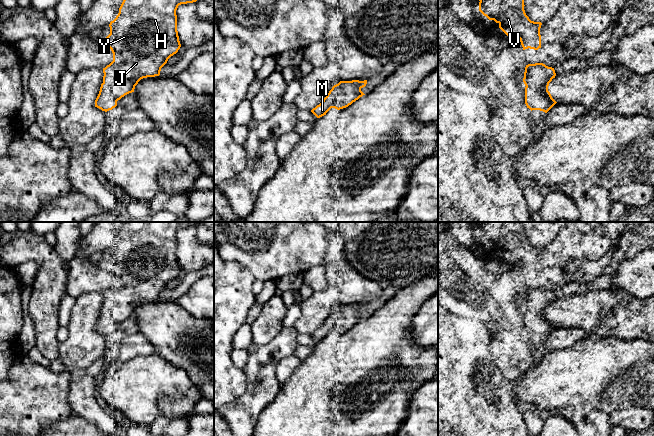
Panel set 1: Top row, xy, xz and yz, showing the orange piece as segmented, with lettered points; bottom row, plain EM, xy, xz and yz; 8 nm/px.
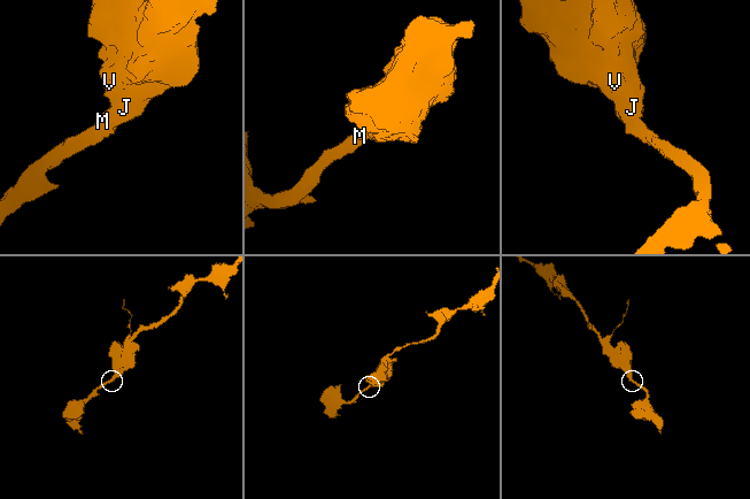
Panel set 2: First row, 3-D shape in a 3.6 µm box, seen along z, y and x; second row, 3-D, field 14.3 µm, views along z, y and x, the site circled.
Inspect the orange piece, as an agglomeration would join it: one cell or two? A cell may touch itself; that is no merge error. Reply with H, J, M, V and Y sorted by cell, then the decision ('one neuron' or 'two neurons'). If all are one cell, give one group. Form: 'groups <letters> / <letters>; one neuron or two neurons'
groups H J M V Y; one neuron

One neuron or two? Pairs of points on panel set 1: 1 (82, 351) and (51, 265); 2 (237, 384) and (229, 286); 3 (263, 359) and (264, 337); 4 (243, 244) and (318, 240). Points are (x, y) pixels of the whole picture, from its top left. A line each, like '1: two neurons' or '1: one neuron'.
1: two neurons
2: one neuron
3: two neurons
4: one neuron

